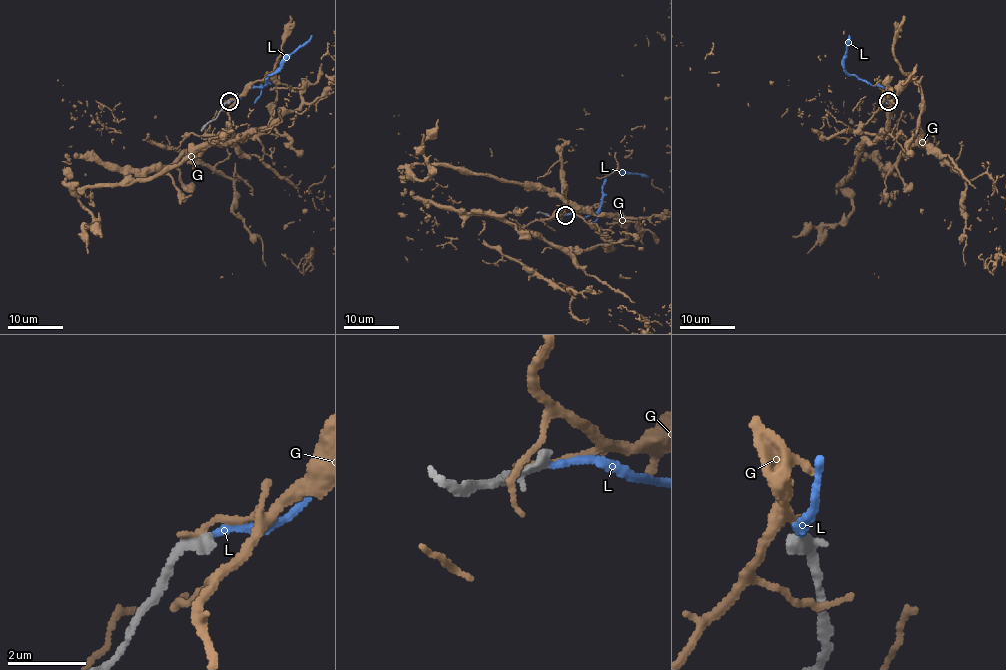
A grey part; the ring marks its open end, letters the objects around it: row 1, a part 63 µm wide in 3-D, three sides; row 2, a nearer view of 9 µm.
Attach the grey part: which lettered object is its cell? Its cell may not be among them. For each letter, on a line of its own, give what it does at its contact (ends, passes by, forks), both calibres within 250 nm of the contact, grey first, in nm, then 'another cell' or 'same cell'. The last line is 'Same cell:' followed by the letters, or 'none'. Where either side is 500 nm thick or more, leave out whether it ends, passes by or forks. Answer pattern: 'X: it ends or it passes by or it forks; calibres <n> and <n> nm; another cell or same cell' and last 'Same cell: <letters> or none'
G: it ends; calibres 320 and 190 nm; another cell
L: it ends; calibres 320 and 160 nm; same cell
Same cell: L

